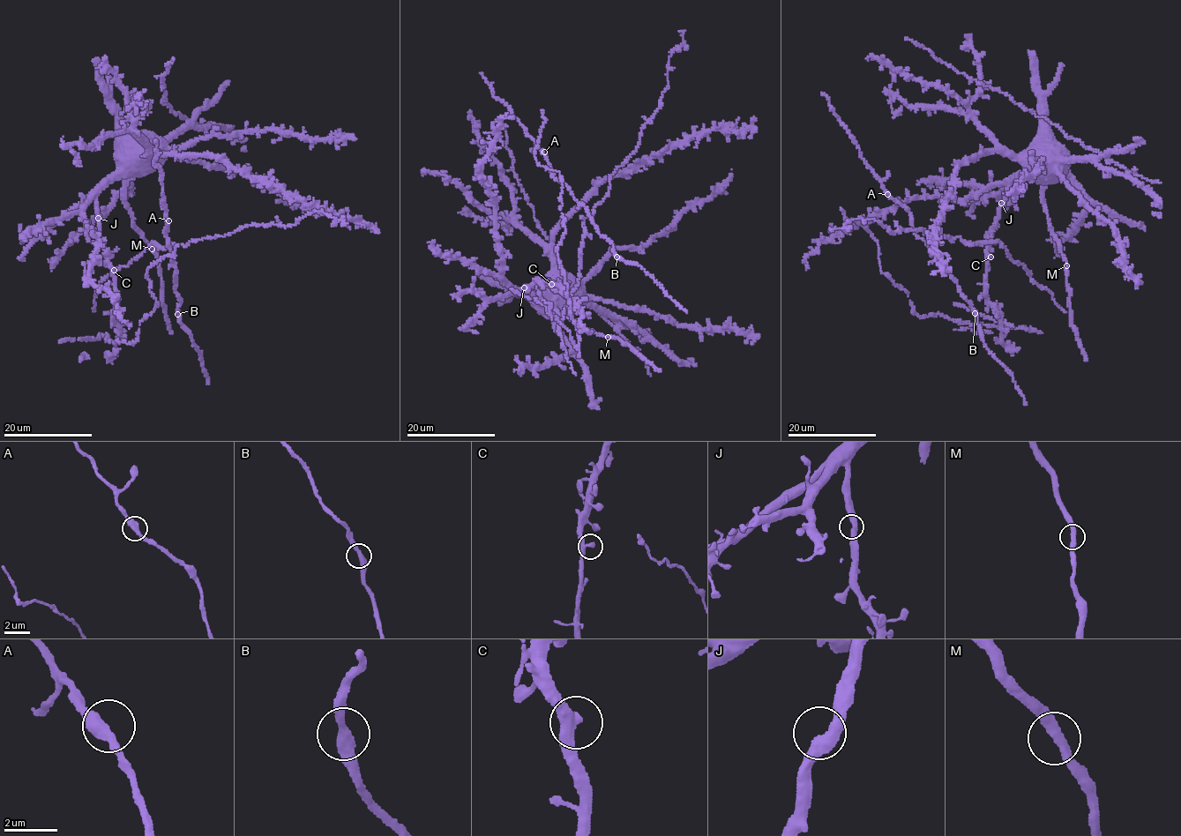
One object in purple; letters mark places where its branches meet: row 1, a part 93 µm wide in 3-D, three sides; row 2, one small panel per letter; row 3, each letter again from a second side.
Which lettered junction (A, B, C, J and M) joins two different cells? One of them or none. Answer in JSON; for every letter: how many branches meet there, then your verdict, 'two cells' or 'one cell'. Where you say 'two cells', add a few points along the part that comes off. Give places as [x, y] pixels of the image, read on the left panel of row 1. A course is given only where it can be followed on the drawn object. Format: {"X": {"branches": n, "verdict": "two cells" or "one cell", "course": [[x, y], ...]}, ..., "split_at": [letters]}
{"A": {"branches": 2, "verdict": "one cell"}, "B": {"branches": 2, "verdict": "one cell"}, "C": {"branches": 2, "verdict": "one cell"}, "J": {"branches": 2, "verdict": "one cell"}, "M": {"branches": 2, "verdict": "one cell"}, "split_at": []}

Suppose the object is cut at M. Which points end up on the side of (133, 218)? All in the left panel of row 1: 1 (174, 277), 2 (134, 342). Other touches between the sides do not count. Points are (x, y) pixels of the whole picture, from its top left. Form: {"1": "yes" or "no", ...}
{"1": "yes", "2": "yes"}

